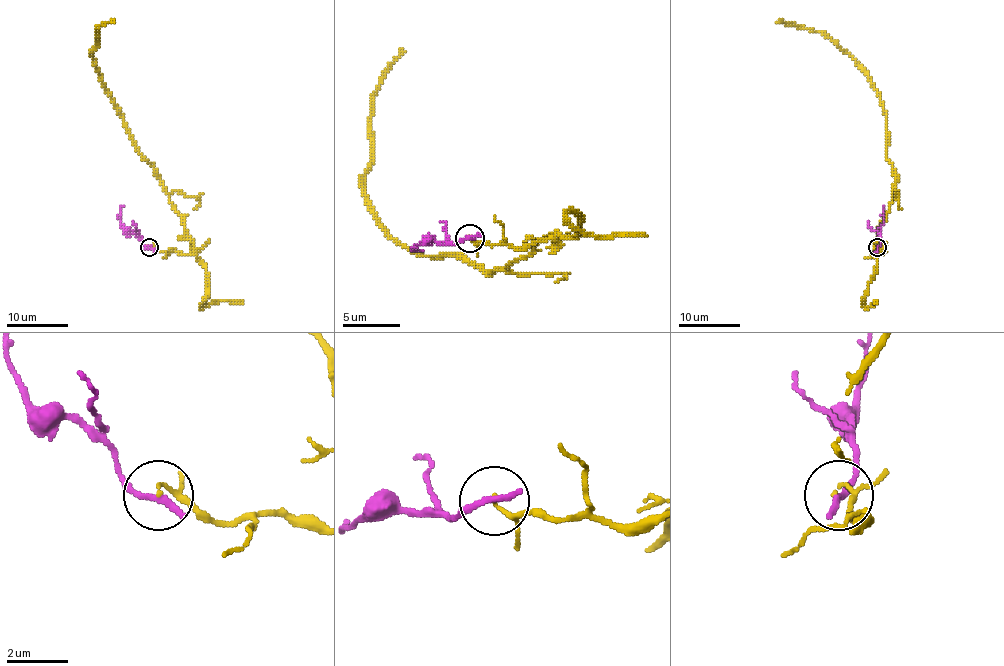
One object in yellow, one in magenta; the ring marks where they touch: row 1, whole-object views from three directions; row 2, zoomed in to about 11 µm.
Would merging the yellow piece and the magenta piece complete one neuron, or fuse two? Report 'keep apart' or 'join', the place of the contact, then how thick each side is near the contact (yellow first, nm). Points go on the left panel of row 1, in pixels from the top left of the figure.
keep apart | (149, 247) | 90/240 nm

